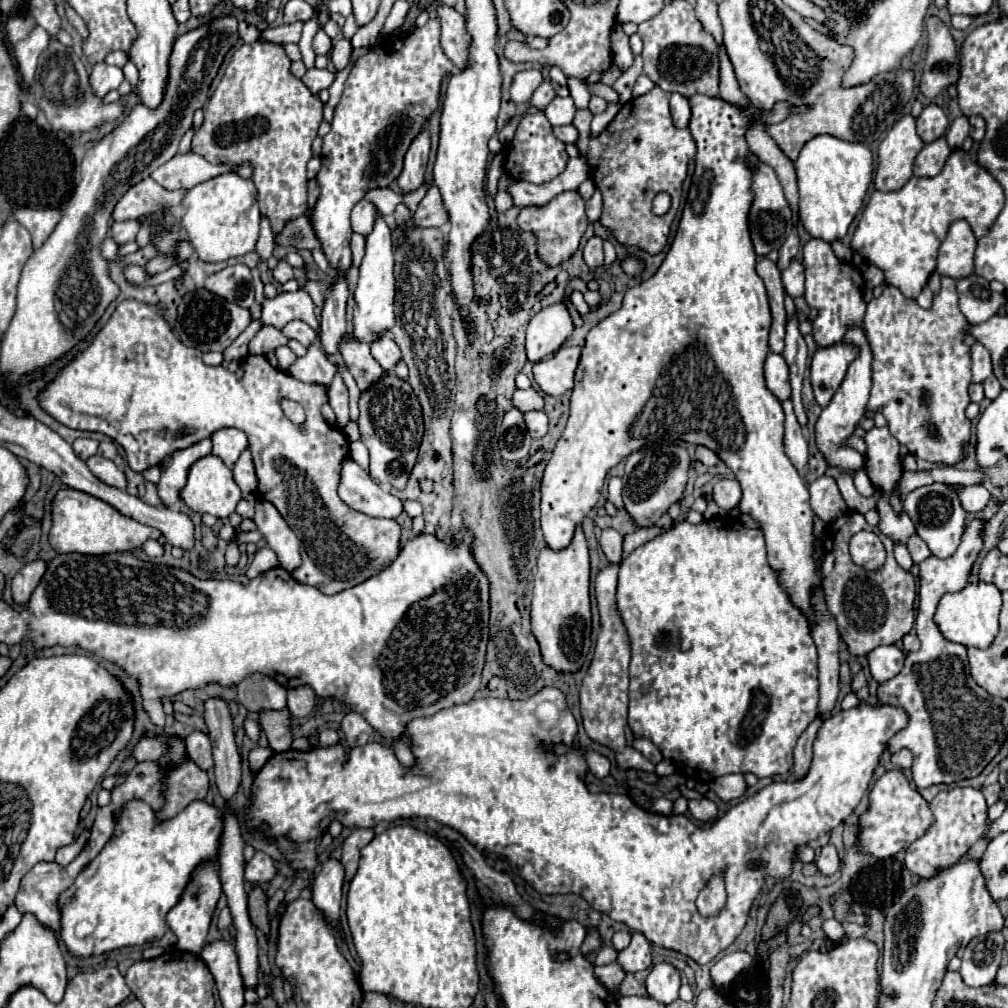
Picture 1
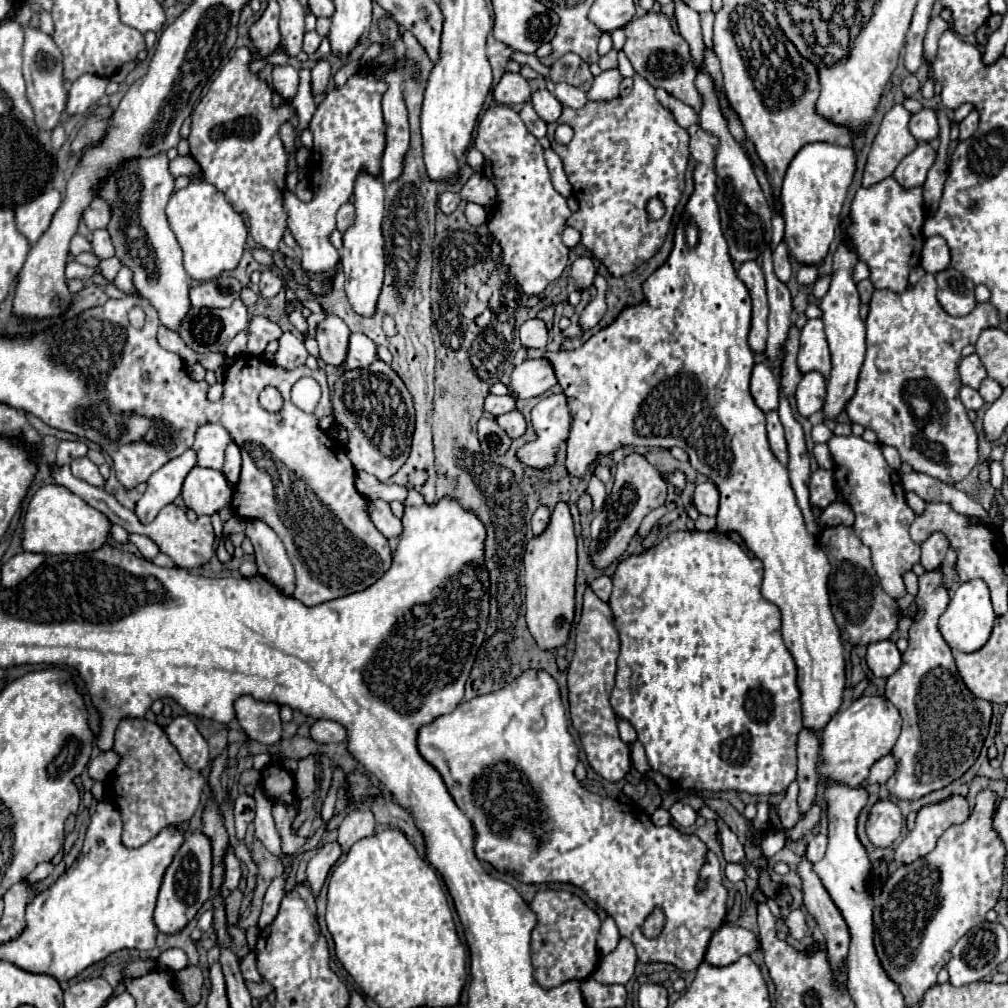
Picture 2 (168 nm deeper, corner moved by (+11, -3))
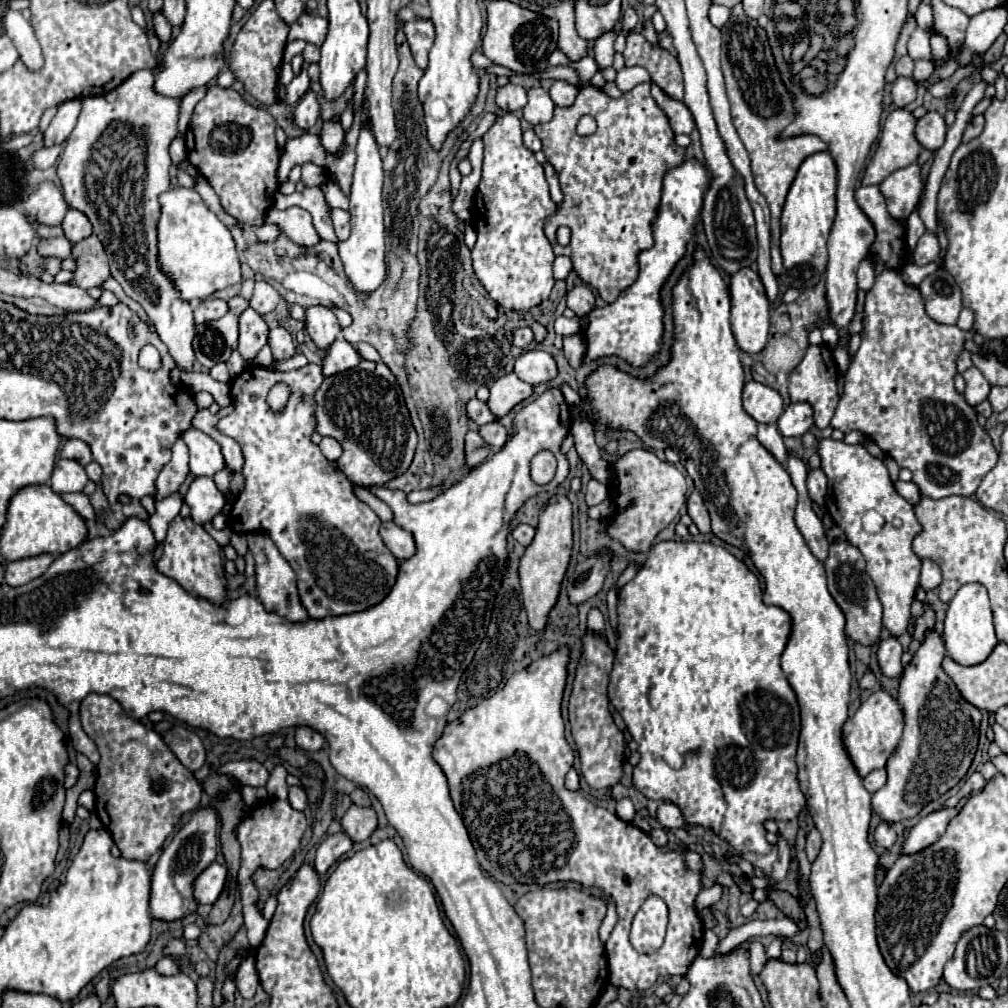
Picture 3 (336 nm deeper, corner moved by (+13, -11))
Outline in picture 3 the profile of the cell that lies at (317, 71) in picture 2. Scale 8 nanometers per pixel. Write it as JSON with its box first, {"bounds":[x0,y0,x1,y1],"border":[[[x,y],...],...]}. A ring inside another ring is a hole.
{"bounds":[294,90,320,130],"border":[[[308,90],[308,92],[300,98],[298,106],[294,108],[294,124],[296,124],[298,128],[302,128],[302,130],[310,130],[310,128],[316,124],[318,116],[320,116],[318,94],[316,94],[314,90]]]}

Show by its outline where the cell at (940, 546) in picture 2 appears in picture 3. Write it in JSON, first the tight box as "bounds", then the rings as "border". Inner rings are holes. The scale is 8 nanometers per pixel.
{"bounds":[920,560,942,590],"border":[[[922,560],[922,574],[920,574],[920,586],[924,590],[932,590],[942,582],[942,570],[934,560]]]}

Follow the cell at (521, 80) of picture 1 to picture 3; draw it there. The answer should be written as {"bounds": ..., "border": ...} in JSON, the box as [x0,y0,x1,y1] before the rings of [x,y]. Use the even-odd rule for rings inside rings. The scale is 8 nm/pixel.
{"bounds":[496,84,526,112],"border":[[[506,84],[497,89],[496,104],[506,112],[514,112],[526,106],[526,90],[516,84]]]}

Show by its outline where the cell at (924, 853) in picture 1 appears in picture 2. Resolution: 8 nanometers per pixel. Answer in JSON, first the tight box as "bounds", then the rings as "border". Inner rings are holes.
{"bounds":[894,796,970,864],"border":[[[952,796],[940,804],[922,806],[916,818],[914,830],[898,844],[894,860],[900,864],[910,864],[930,850],[934,850],[936,840],[952,826],[960,824],[970,816],[968,802],[964,796]]]}

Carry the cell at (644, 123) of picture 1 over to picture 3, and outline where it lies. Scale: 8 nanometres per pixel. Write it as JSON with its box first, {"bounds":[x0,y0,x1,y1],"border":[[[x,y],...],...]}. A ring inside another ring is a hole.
{"bounds":[534,82,686,304],"border":[[[650,82],[638,84],[630,92],[624,92],[618,100],[614,100],[606,96],[600,88],[588,84],[580,88],[574,106],[556,108],[550,122],[534,126],[536,136],[542,140],[542,152],[556,168],[560,188],[564,192],[564,202],[558,204],[556,214],[546,220],[544,232],[554,246],[554,252],[568,256],[582,282],[594,286],[602,300],[606,300],[608,304],[614,302],[616,296],[636,280],[638,254],[654,246],[652,220],[658,216],[660,210],[662,180],[670,170],[678,168],[686,160],[686,148],[674,142],[674,132],[670,128],[668,116],[652,100],[650,86]],[[584,114],[590,114],[598,126],[596,132],[590,136],[578,136],[574,130],[580,116]],[[560,226],[568,226],[572,230],[568,246],[556,242],[556,230]]]}

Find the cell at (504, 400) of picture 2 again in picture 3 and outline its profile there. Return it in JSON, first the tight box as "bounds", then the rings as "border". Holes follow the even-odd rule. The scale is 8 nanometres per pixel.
{"bounds":[466,398,498,426],"border":[[[472,398],[472,400],[468,402],[466,410],[468,410],[468,416],[470,416],[476,424],[480,424],[480,426],[484,426],[484,424],[488,424],[488,422],[498,420],[498,416],[494,416],[494,414],[490,412],[488,404],[486,404],[486,402],[480,402],[478,398]]]}

